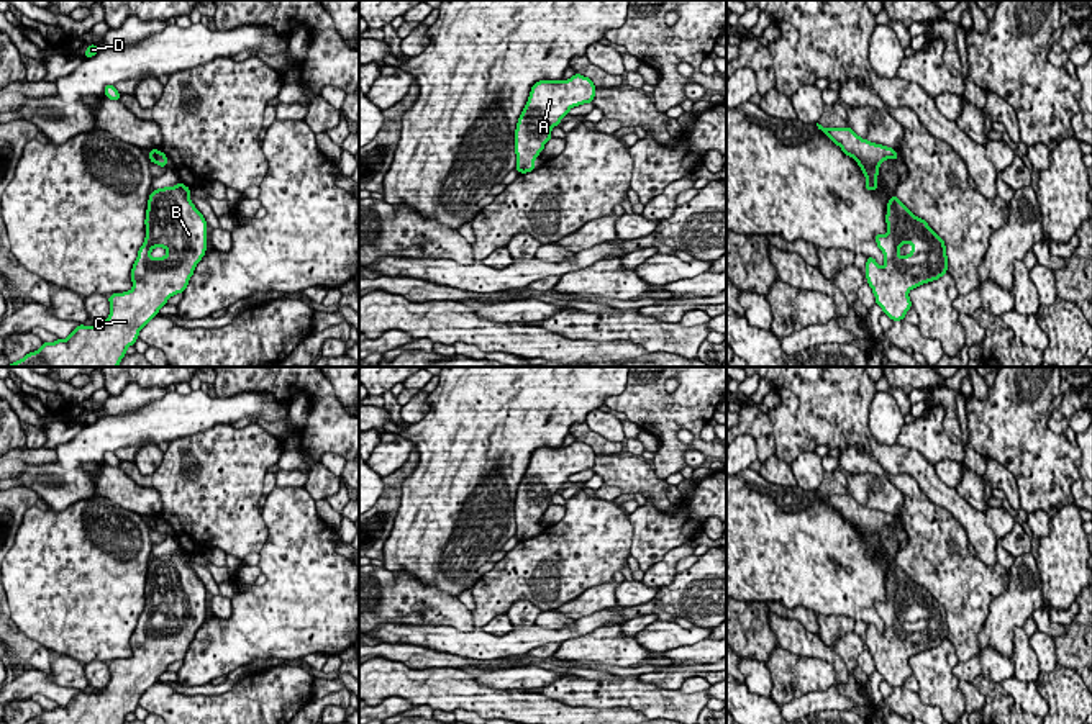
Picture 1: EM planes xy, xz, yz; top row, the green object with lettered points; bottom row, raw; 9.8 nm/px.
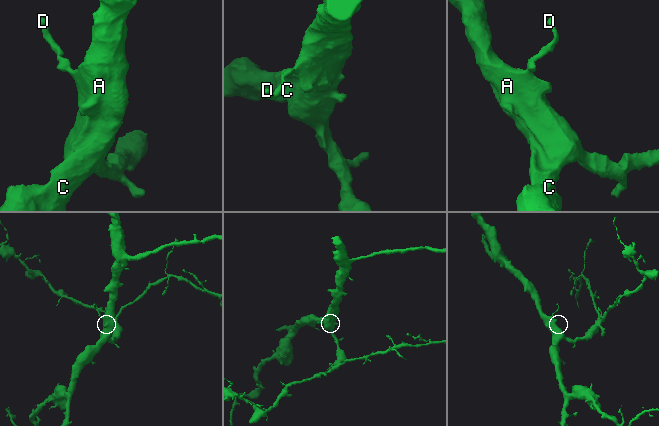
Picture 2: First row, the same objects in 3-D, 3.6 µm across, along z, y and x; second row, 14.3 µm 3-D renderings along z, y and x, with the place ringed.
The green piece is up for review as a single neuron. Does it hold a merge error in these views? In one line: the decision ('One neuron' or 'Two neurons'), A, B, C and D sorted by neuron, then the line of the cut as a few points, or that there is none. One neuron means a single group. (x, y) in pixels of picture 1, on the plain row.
One neuron. Groups: A B C D. No split

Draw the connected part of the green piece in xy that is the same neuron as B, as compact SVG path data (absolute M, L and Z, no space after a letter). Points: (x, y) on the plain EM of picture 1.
M182 549L174 554L157 555L149 562L144 586L146 604L131 636L133 655L130 658L113 660L108 663L111 676L105 688L95 693L79 691L64 708L57 706L51 711L43 709L38 717L30 719L25 724L125 724L126 716L134 713L139 698L159 680L164 672L167 672L167 667L177 660L184 660L197 631L205 622L208 591L189 562L190 555Z

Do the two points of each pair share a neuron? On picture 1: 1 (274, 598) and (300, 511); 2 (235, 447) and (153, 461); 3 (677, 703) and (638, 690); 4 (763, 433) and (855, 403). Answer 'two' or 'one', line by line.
1: one
2: two
3: one
4: two

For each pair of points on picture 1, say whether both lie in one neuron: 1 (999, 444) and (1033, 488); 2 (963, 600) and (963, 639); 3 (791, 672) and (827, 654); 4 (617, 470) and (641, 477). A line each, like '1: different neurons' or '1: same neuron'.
1: same neuron
2: same neuron
3: different neurons
4: same neuron

